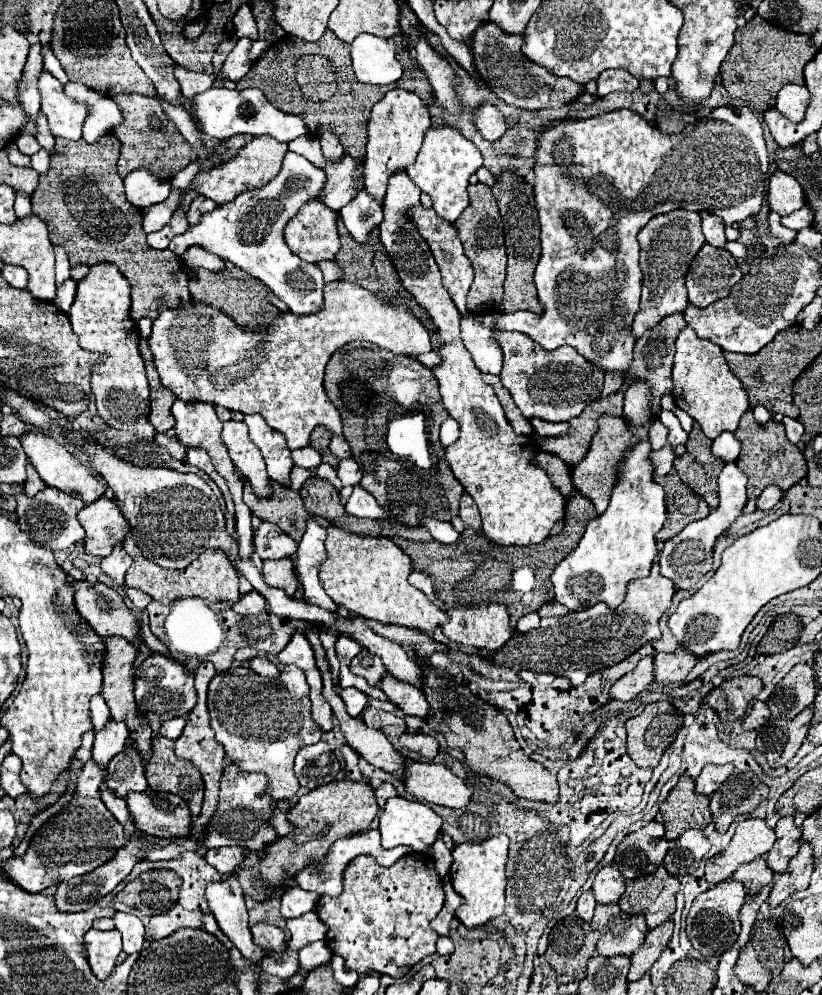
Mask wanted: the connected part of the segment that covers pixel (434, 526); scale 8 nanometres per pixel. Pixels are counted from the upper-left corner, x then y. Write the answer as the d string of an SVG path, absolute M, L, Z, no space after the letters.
M429 520L425 522L427 530L431 532L431 536L443 544L453 544L459 540L459 532L449 524L449 522L441 522L441 520Z

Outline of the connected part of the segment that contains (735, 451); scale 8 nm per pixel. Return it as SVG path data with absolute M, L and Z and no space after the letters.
M723 432L721 436L717 436L713 442L711 442L711 452L713 456L717 456L719 460L723 460L725 464L727 462L735 462L737 456L739 456L739 440L731 434L731 432Z

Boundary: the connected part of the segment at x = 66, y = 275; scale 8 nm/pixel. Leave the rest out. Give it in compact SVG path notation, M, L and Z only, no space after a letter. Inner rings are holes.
M55 246L55 282L63 284L71 278L71 264L69 256L63 252L61 246Z

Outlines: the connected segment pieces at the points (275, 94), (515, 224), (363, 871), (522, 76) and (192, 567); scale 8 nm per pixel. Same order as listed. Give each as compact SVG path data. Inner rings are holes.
M327 30L321 36L321 40L317 40L317 42L305 42L295 36L285 36L285 38L277 40L261 56L261 60L257 60L253 64L253 68L247 72L247 76L243 76L237 82L237 88L239 90L241 88L259 88L277 110L299 116L305 122L309 136L321 136L321 132L337 134L343 148L361 162L365 158L365 138L367 138L365 126L367 126L369 110L375 102L379 102L395 86L393 84L391 86L367 86L367 84L355 80L355 74L351 68L351 58L349 58L349 44L345 44L331 30Z
M505 170L501 176L495 178L491 192L499 204L499 212L505 226L505 246L507 246L507 278L505 278L505 294L501 302L501 312L517 312L517 310L531 310L541 312L541 304L537 300L537 290L533 284L533 270L537 266L541 246L539 246L539 218L535 210L535 196L533 186L519 176L515 170Z
M411 852L403 858L399 858L393 866L383 868L377 864L373 856L357 856L351 860L351 864L345 868L343 874L343 894L337 898L321 898L317 904L319 918L327 924L327 948L341 956L345 960L345 966L349 970L355 970L357 974L365 972L377 972L401 978L405 976L415 962L435 952L437 932L429 926L433 916L439 914L443 908L443 886L441 878L437 876L437 870L433 868L433 856L427 852Z
M485 20L479 24L479 28L473 34L471 54L473 64L481 78L489 84L489 88L509 106L523 108L523 110L543 110L543 108L561 108L567 102L573 102L581 92L583 86L575 84L569 78L559 78L551 74L545 66L527 60L527 56L521 52L521 46L525 42L523 34L509 36L507 32L501 32L497 24L491 20Z
M127 536L123 540L123 548L125 552L129 552L133 556L133 564L129 566L127 570L127 576L125 576L125 584L127 586L133 586L133 588L139 588L143 592L147 592L153 600L161 602L161 604L171 604L175 600L181 600L181 598L189 598L189 596L199 596L199 598L205 598L205 600L211 600L211 602L237 602L239 600L239 590L237 590L237 574L235 574L235 568L229 560L229 556L225 552L221 552L219 548L211 548L211 550L205 550L193 564L189 564L185 570L173 570L173 568L161 568L159 564L147 560L141 550L135 546L133 538Z

